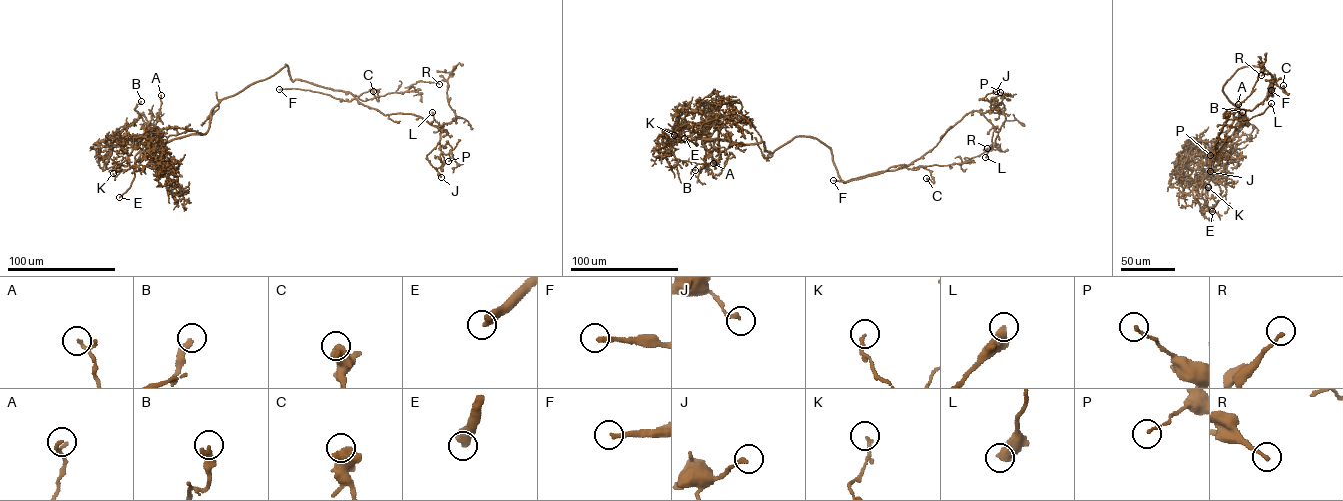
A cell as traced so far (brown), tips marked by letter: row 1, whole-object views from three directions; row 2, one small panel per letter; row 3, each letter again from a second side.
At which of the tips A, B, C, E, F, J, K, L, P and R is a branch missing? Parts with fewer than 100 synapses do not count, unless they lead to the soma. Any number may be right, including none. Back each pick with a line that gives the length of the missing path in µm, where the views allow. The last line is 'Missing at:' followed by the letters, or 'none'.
E: 35 µm
F: 190 µm
Missing at: E, F

